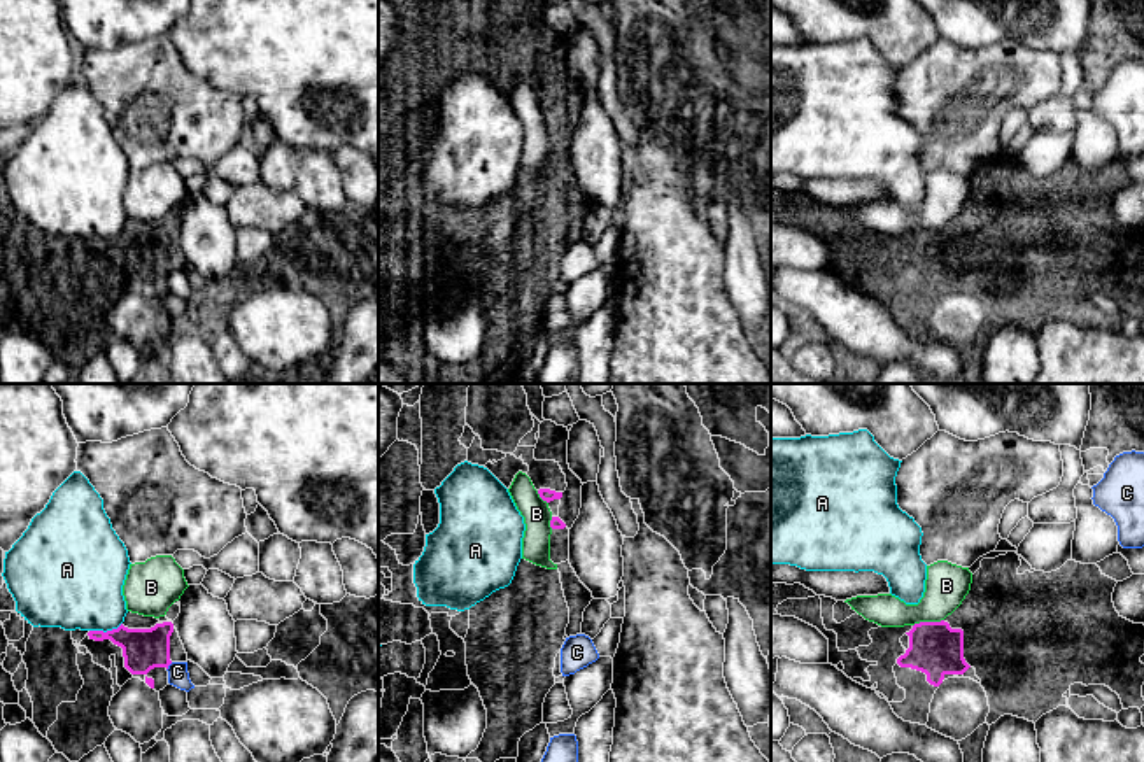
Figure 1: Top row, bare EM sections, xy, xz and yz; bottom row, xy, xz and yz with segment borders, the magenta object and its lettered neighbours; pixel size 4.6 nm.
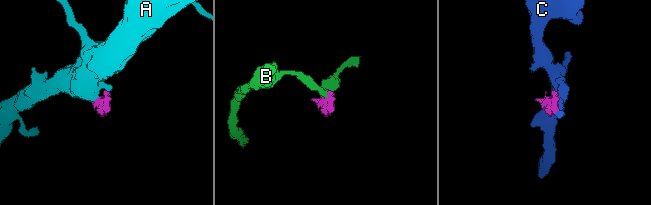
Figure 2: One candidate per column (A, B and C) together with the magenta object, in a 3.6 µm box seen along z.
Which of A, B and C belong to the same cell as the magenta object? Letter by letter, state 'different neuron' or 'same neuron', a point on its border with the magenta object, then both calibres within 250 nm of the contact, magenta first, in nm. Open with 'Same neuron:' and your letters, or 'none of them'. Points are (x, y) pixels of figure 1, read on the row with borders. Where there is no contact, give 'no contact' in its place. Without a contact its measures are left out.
Same neuron: none of them
A: different neuron | xy (107, 631) | 190/400 nm
B: different neuron | yz (927, 622) | 240/200 nm
C: different neuron | xy (169, 664) | 190/100 nm

